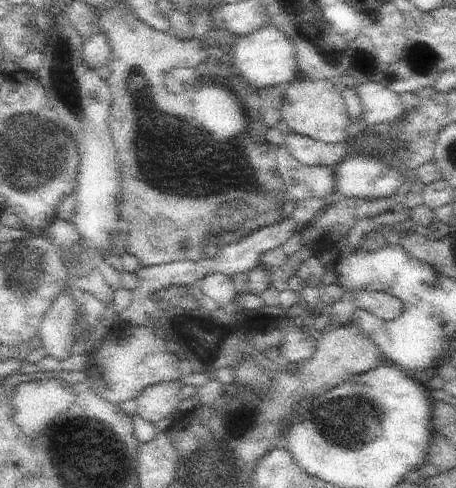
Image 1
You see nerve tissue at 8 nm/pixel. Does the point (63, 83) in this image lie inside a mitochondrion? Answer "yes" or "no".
yes

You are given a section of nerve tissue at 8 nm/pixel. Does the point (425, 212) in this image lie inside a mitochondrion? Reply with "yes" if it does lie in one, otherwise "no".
no

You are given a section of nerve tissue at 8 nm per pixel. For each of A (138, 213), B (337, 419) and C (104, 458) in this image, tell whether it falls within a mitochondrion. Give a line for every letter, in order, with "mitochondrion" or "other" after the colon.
A: other
B: mitochondrion
C: mitochondrion

